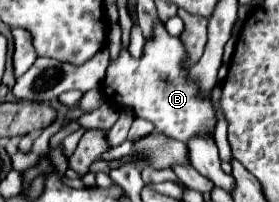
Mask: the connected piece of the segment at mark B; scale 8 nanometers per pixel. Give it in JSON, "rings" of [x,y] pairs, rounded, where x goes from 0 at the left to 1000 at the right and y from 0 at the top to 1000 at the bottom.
{"rings":[[[584,114],[548,124],[541,183],[520,193],[513,272],[477,282],[462,243],[434,233],[427,282],[391,302],[384,381],[369,441],[384,490],[398,490],[427,540],[455,540],[491,579],[534,589],[556,619],[563,658],[591,658],[634,698],[670,708],[699,668],[771,668],[771,530],[756,460],[728,470],[699,411],[685,411],[677,342],[663,332],[670,243],[642,183],[620,183],[591,153]]]}

